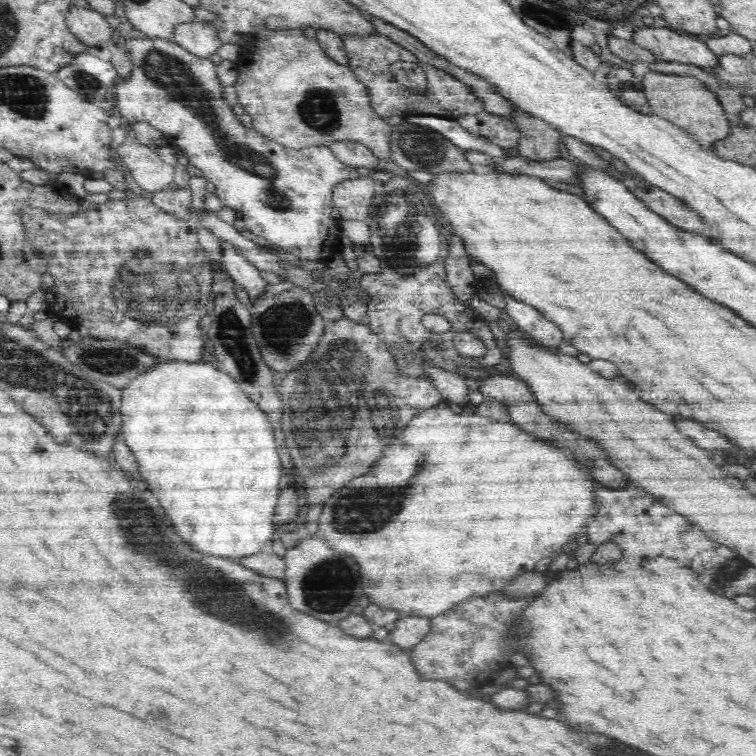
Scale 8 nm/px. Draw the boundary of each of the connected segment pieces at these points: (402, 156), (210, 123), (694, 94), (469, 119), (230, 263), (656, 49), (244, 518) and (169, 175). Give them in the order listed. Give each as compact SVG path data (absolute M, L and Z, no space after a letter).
M403 122L401 125L390 126L388 134L388 157L396 166L410 170L424 170L430 174L438 174L442 170L473 170L472 165L464 155L463 148L448 140L441 132L423 126Z
M129 35L124 44L134 63L134 70L130 78L116 84L111 106L133 122L143 120L150 123L164 134L173 148L181 148L189 164L202 170L208 182L215 186L215 195L246 220L249 233L270 248L292 253L300 260L320 261L330 256L343 237L339 219L330 215L334 210L332 188L340 180L358 177L356 167L342 162L328 145L316 144L292 150L261 137L244 119L224 107L220 99L224 87L216 77L217 66L210 57L192 54L173 40L159 36L134 38Z
M651 70L644 76L641 83L651 112L670 119L702 146L710 148L714 140L732 133L729 125L730 116L724 112L716 95L710 92L701 80L688 75Z
M486 111L462 115L458 118L458 123L470 135L485 136L504 149L516 148L522 138L522 133L510 119L503 119Z
M228 243L223 244L222 263L222 271L237 284L242 285L243 290L248 293L249 307L257 305L257 302L268 294L271 284L262 278L260 268L238 254L238 250Z
M648 25L634 28L632 40L652 51L663 62L676 62L698 68L712 69L721 60L714 51L694 35L678 33L666 27Z
M156 357L154 363L151 363L146 370L140 371L126 382L126 386L120 388L121 394L121 413L122 413L122 437L126 446L134 452L142 476L144 480L148 480L146 484L150 486L150 490L164 494L162 498L162 506L168 512L168 516L172 518L172 524L176 526L176 530L184 536L186 542L194 544L198 550L206 552L206 554L216 554L216 556L226 556L226 558L236 558L236 556L246 556L246 554L254 554L260 548L269 546L269 543L277 536L277 532L272 532L272 514L274 514L274 506L276 506L276 498L278 498L278 480L282 476L280 470L280 460L276 454L276 444L274 444L274 436L272 436L272 428L270 422L266 418L264 412L258 410L258 406L242 394L242 390L238 388L236 380L232 380L230 375L222 370L220 366L214 366L210 362L202 362L199 360L185 360L172 358Z
M127 141L116 150L146 195L169 188L175 182L175 166L162 161L153 148Z

